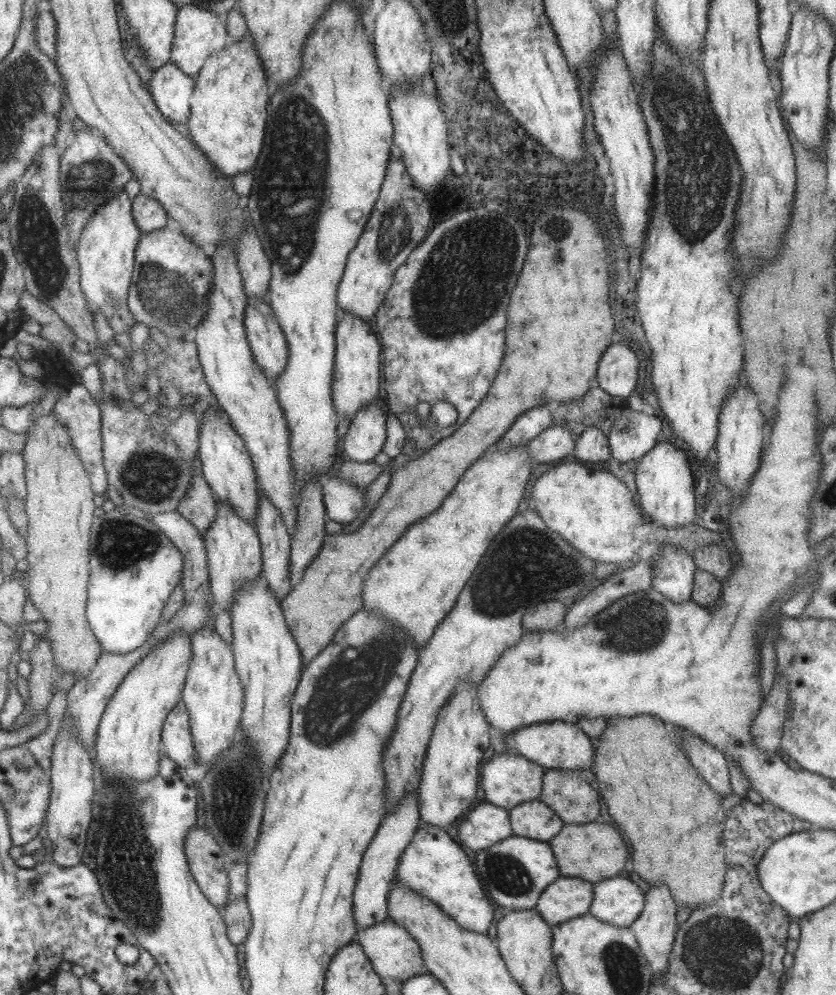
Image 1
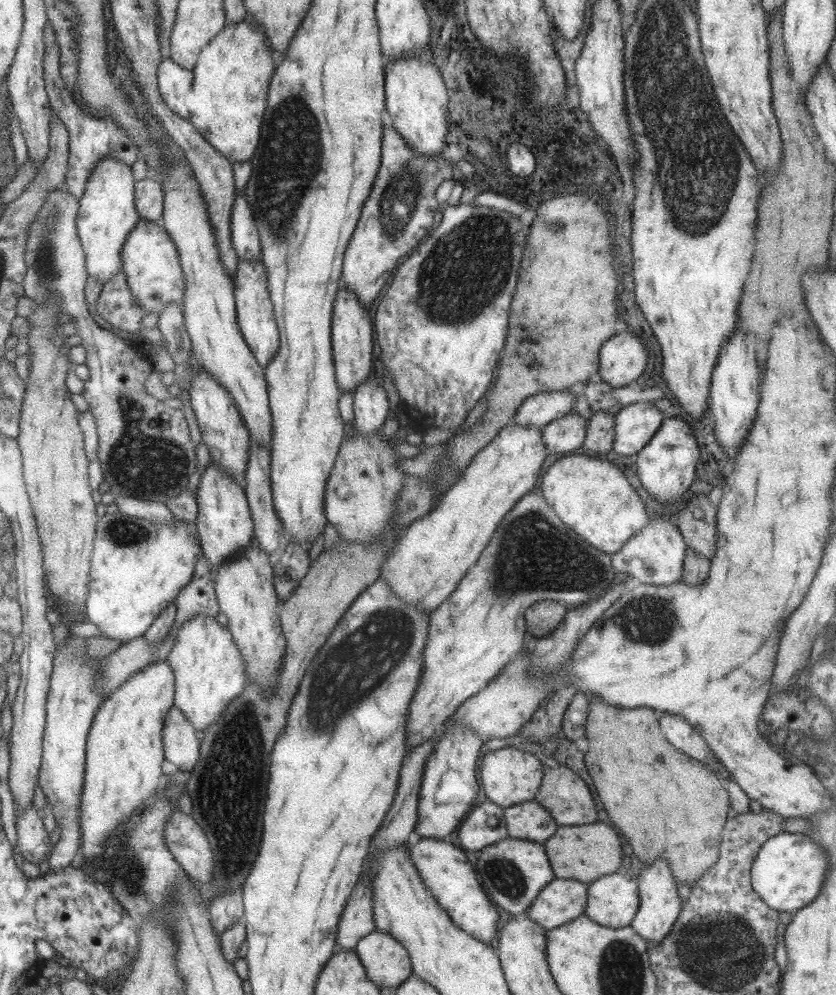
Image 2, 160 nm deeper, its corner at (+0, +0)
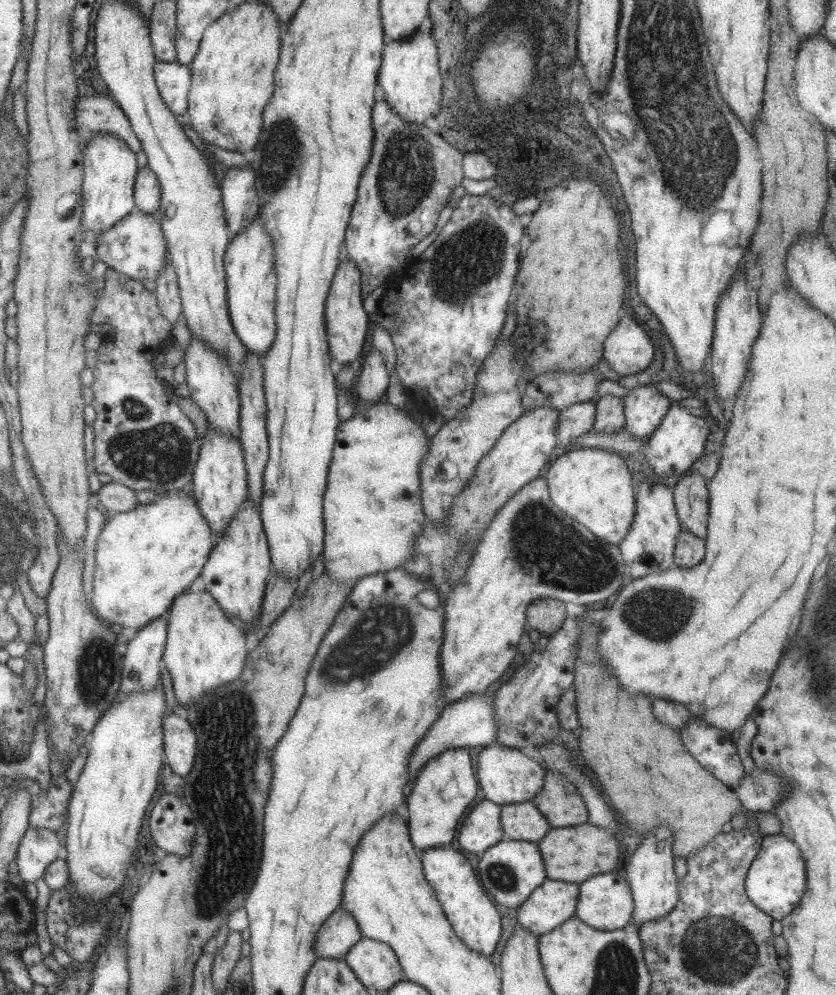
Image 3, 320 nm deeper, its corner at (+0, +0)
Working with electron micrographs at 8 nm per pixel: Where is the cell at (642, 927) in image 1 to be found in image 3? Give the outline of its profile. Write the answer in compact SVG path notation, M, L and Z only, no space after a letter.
M665 826L655 828L629 856L623 876L631 889L634 904L632 923L639 928L643 922L665 916L678 899L678 880L674 873L674 856L671 852L671 832Z

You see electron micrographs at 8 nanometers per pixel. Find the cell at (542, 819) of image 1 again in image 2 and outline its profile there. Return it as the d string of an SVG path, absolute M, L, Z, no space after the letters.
M525 801L503 809L509 837L543 844L557 828L553 817L538 802Z

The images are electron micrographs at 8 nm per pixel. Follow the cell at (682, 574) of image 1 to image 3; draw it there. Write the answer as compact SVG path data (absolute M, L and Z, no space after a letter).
M643 480L637 484L635 496L635 512L627 535L618 545L625 561L630 579L641 578L646 574L658 573L673 566L673 549L677 541L675 538L681 532L681 525L674 508L672 489Z

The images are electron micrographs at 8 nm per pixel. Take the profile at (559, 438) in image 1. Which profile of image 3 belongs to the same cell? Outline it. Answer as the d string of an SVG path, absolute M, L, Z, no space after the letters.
M591 401L573 403L559 411L557 440L562 446L592 428L596 406Z

